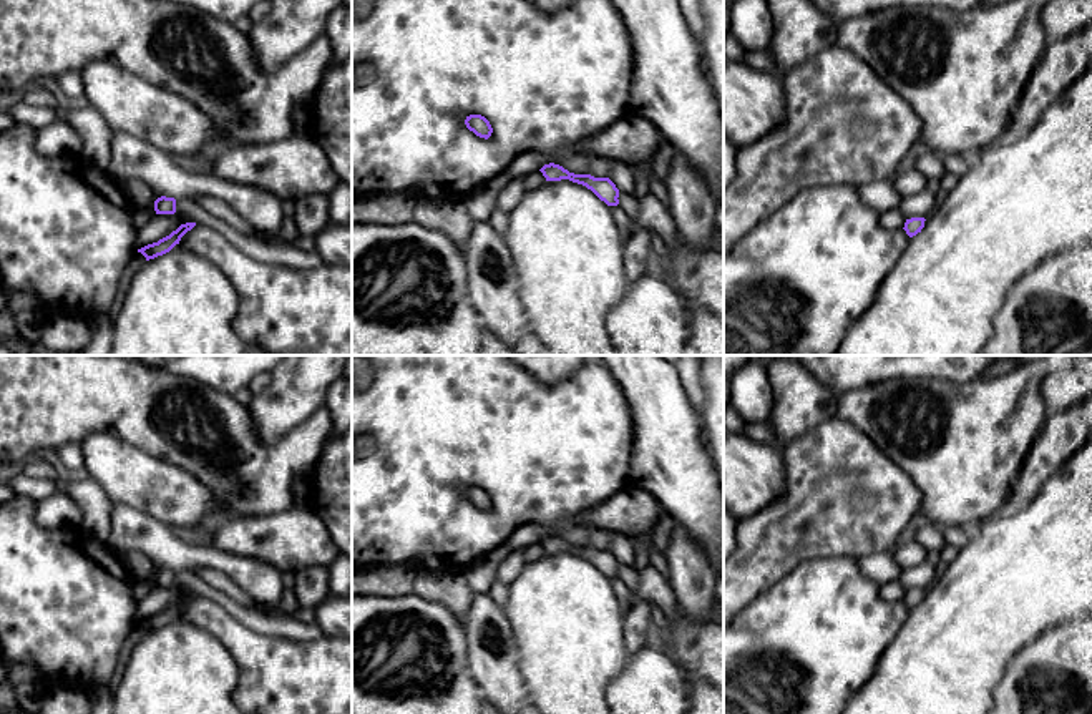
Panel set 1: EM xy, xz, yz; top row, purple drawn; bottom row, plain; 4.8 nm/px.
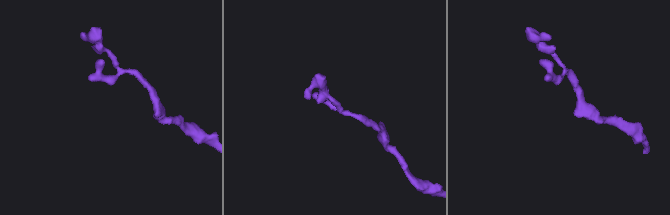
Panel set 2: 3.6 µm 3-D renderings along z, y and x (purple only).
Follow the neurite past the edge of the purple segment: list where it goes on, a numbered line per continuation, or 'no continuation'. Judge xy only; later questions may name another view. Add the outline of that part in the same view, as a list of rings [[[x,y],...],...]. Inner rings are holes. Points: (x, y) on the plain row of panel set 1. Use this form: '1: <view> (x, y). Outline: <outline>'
no continuation

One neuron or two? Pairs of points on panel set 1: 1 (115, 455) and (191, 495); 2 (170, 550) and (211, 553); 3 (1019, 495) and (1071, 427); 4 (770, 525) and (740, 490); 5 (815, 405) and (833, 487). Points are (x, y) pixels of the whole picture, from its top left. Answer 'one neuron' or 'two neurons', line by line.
1: one neuron
2: one neuron
3: one neuron
4: two neurons
5: two neurons

